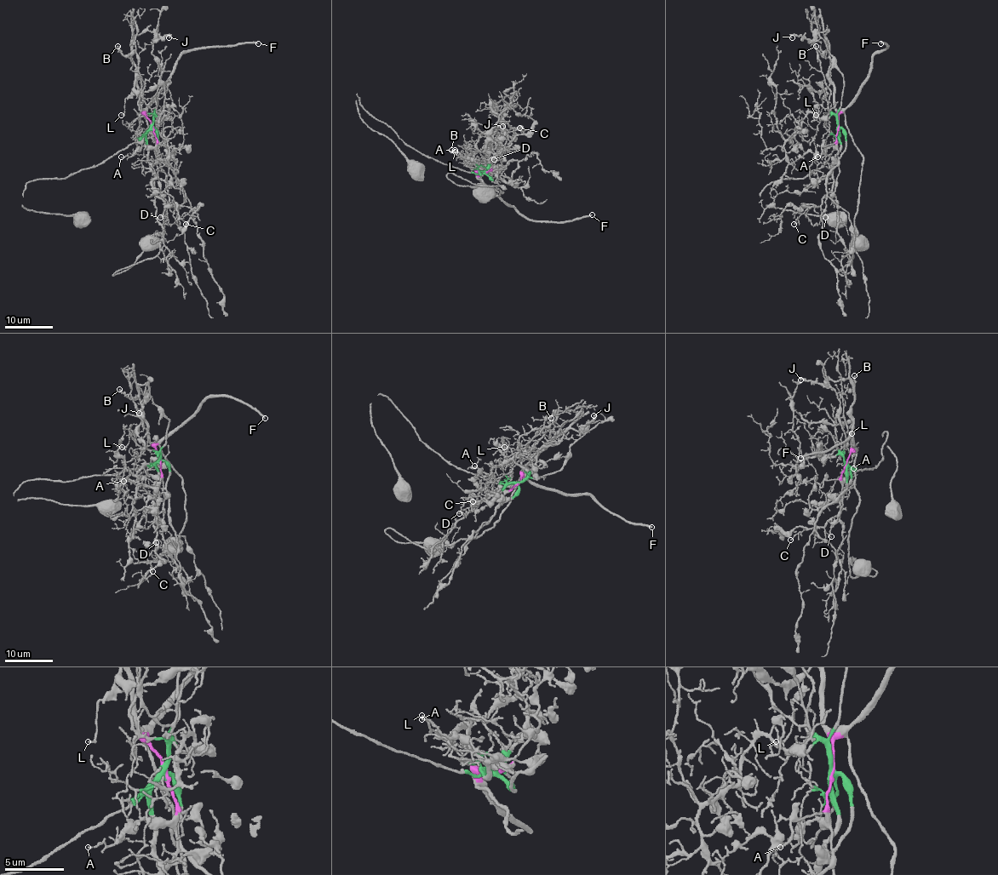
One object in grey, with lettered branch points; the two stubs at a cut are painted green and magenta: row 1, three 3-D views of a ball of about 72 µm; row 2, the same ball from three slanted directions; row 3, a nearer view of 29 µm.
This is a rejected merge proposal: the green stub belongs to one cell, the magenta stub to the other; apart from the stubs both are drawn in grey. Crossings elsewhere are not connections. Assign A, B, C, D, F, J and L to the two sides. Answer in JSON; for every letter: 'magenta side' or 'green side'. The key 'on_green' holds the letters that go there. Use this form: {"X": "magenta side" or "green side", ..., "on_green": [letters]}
{"A": "magenta side", "B": "magenta side", "C": "green side", "D": "green side", "F": "magenta side", "J": "magenta side", "L": "magenta side", "on_green": ["C", "D"]}

